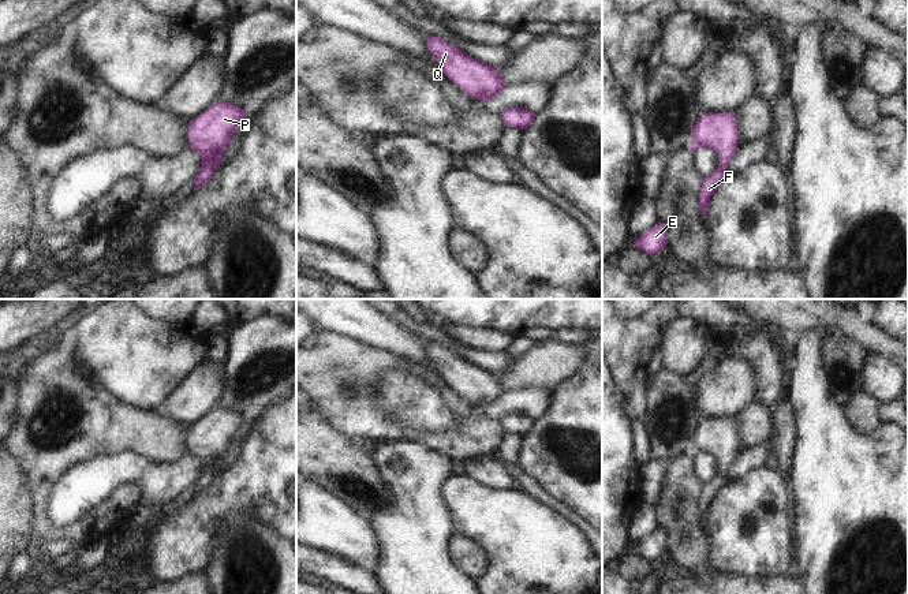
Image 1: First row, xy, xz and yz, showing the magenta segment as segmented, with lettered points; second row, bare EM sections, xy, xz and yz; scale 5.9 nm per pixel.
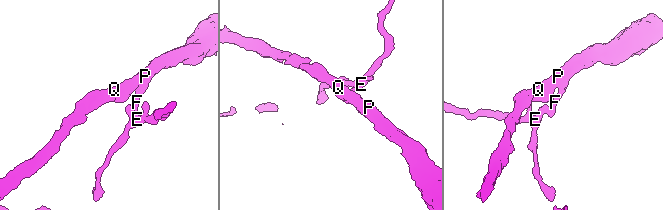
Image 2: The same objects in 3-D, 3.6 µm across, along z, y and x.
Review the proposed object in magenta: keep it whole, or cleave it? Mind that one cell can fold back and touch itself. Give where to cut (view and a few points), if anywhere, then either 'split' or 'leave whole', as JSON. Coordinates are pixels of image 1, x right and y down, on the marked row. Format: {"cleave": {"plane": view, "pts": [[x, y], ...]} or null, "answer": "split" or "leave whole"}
{"cleave": null, "answer": "leave whole"}

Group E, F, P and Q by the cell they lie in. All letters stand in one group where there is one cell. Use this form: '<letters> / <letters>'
E F P Q

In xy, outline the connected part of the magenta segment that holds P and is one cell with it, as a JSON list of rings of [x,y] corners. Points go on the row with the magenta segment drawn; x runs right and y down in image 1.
[[[218,100],[208,111],[188,124],[188,146],[201,156],[201,168],[194,178],[194,191],[206,184],[213,172],[223,165],[220,157],[228,147],[236,127],[246,111],[238,105]]]

